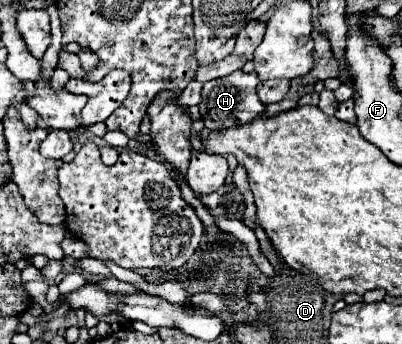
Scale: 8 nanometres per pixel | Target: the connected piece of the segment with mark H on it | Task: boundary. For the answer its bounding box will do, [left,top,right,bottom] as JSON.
[199,70,265,130]

